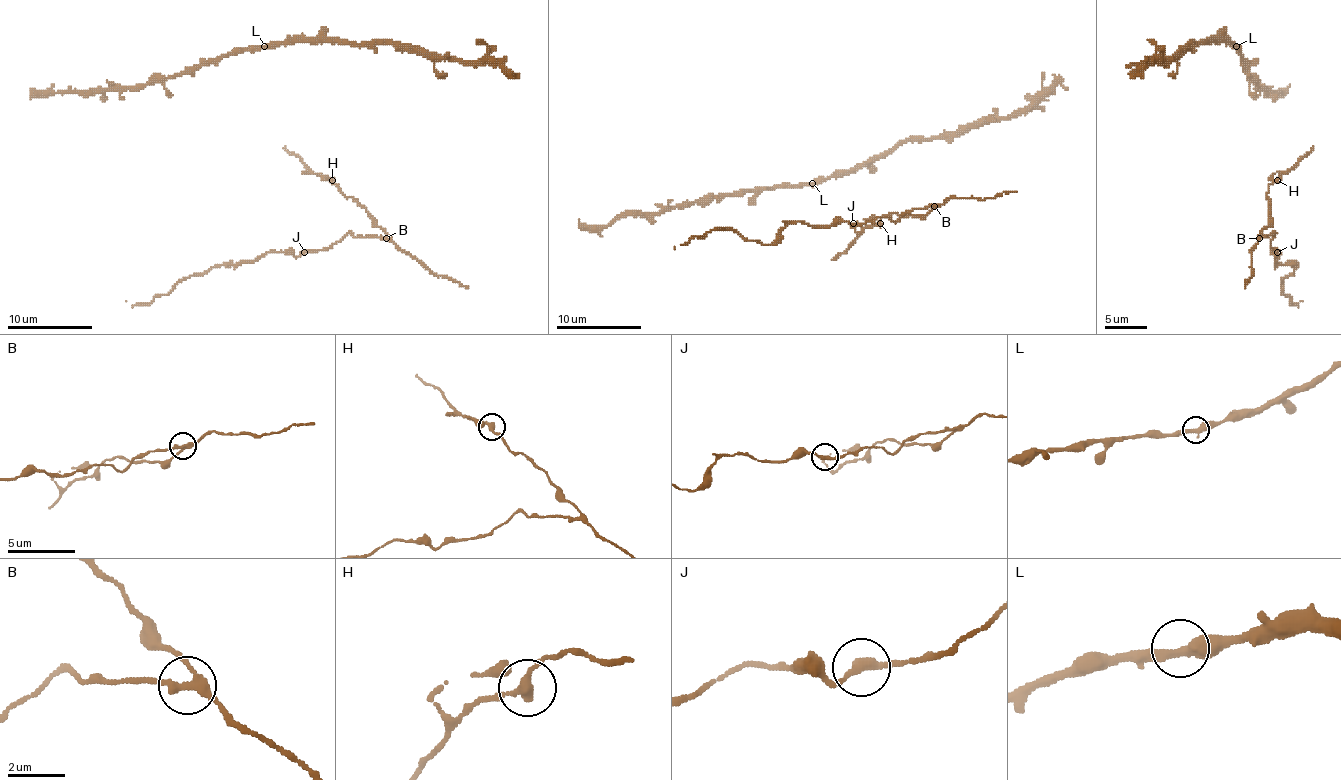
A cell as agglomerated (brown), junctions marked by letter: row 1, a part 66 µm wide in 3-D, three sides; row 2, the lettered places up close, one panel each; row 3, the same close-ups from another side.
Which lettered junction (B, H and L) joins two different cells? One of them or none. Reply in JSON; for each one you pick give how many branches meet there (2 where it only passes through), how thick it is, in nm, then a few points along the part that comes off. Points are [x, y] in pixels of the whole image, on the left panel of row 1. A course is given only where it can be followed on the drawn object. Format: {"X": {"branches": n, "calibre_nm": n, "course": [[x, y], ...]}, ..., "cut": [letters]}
{"B": {"branches": 3, "calibre_nm": 240, "course": [[385, 237], [345, 235], [315, 252], [294, 256], [266, 252], [179, 280], [166, 294], [145, 303], [126, 301]]}, "cut": ["B"]}

